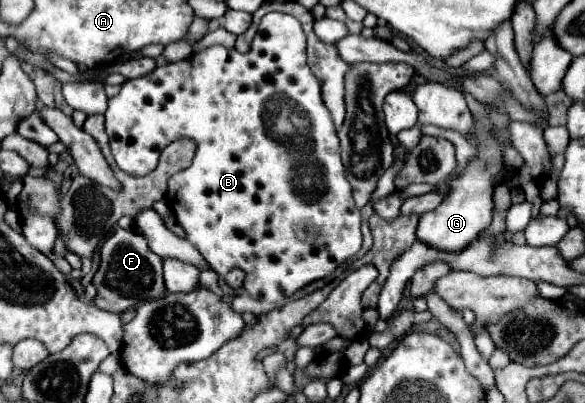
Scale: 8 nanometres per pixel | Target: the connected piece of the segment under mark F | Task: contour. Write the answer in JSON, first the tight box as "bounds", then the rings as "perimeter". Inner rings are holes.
{"bounds":[93,227,163,313],"perimeter":[[[117,227],[101,247],[101,267],[93,277],[93,285],[97,287],[97,307],[111,313],[123,313],[141,301],[163,297],[163,261],[149,249],[147,239],[141,233]]]}

